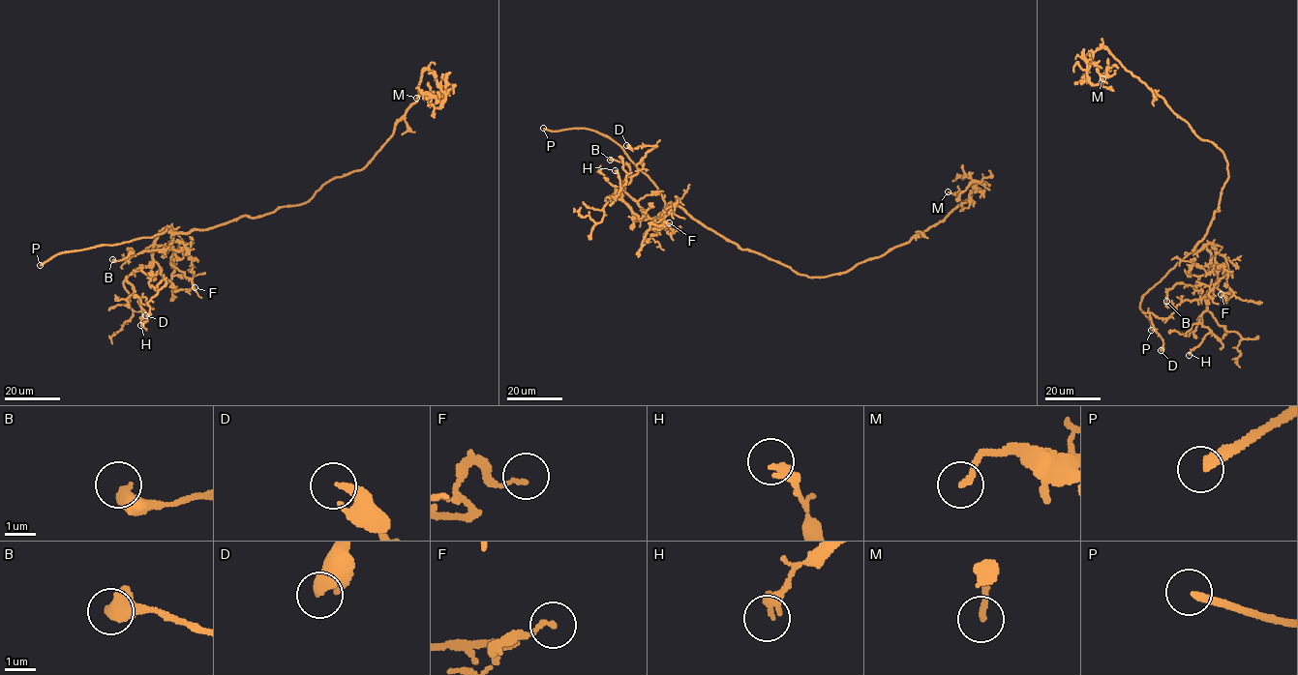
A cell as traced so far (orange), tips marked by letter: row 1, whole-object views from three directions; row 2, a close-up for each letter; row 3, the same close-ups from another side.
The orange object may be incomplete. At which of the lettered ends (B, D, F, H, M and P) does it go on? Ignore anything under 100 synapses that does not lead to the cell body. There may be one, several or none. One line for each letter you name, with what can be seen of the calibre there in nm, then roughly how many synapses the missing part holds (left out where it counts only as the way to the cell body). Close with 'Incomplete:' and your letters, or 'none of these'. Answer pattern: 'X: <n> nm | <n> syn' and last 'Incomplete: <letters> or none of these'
P: 280 nm
Incomplete: P

